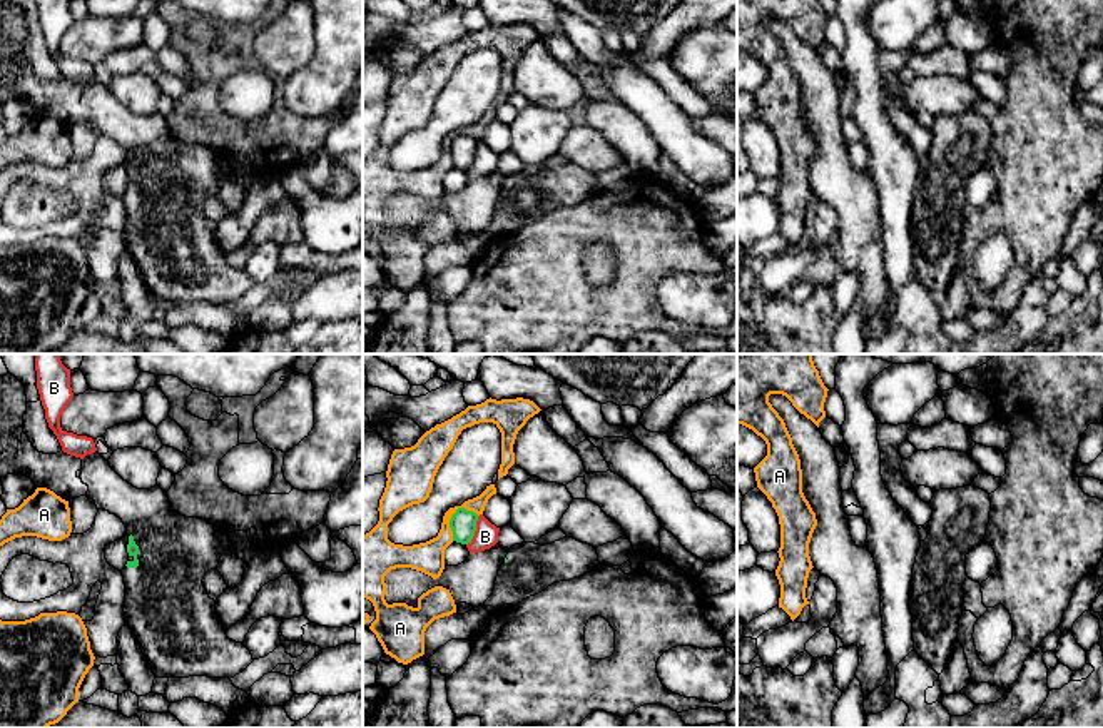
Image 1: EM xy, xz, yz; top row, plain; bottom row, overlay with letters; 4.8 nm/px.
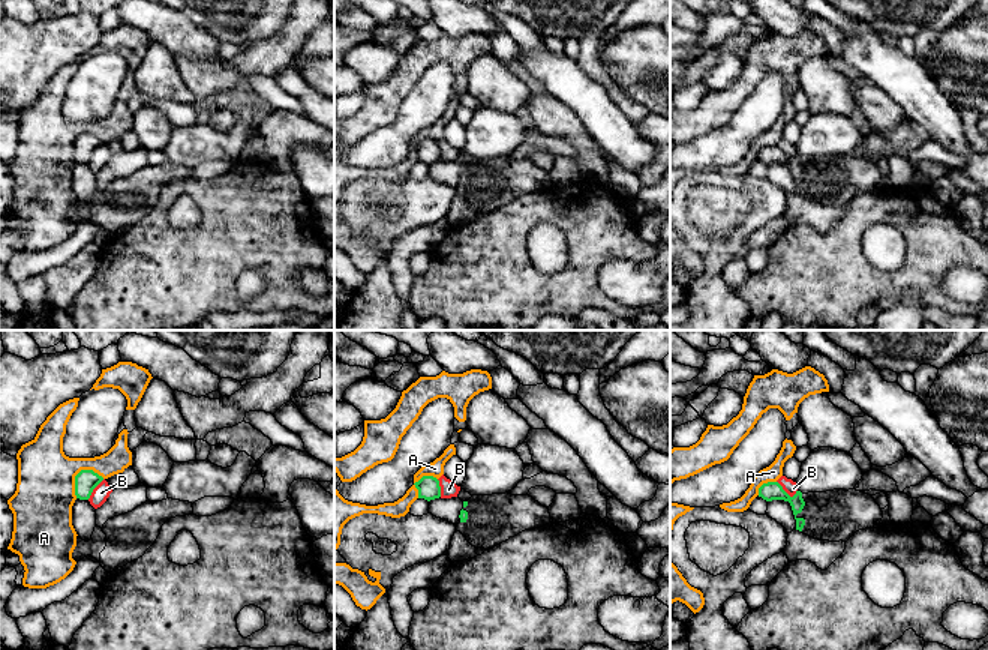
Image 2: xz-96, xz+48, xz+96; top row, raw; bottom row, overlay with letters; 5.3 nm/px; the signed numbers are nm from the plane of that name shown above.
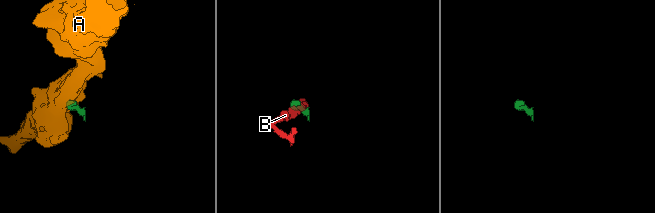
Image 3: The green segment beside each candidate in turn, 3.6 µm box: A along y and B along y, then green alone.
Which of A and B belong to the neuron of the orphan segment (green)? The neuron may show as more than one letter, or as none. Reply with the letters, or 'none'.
none

